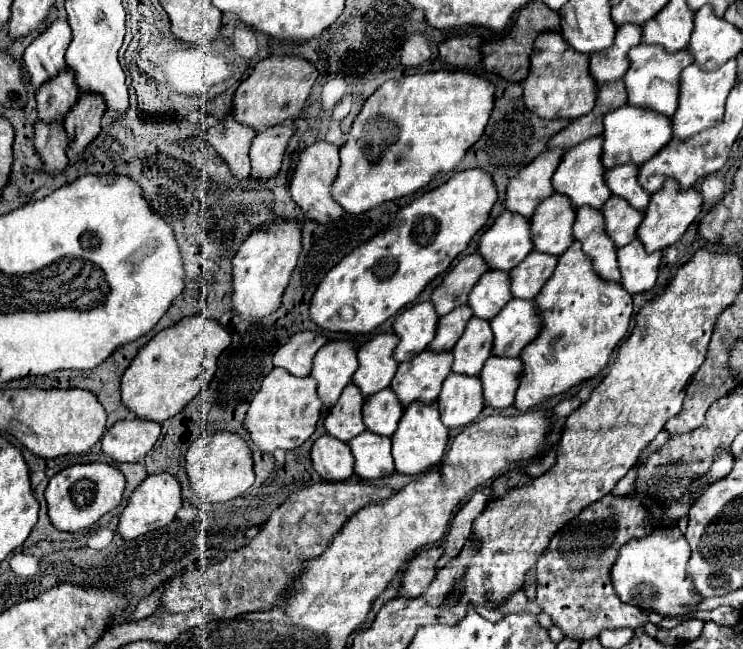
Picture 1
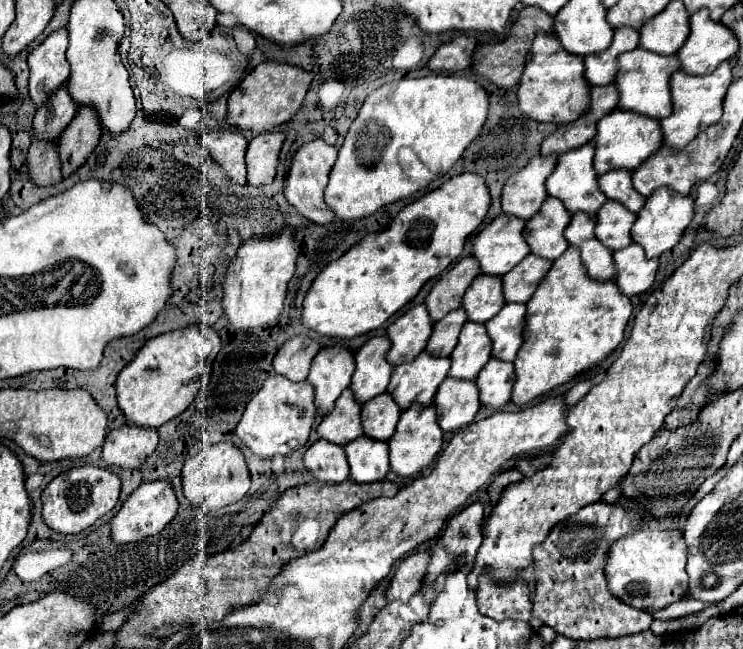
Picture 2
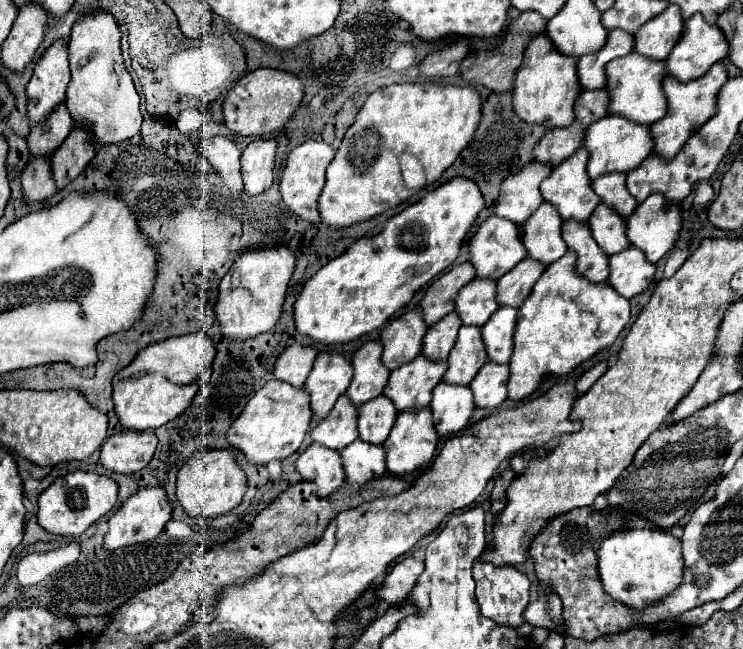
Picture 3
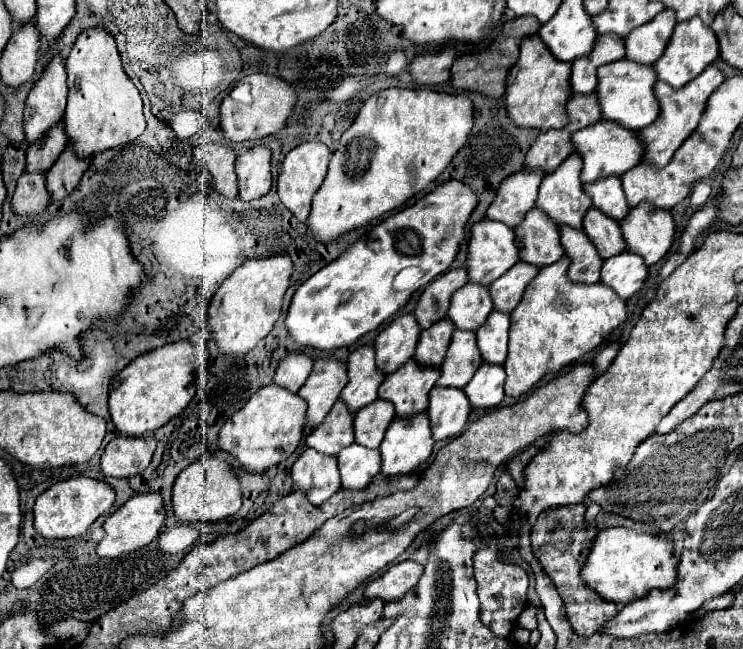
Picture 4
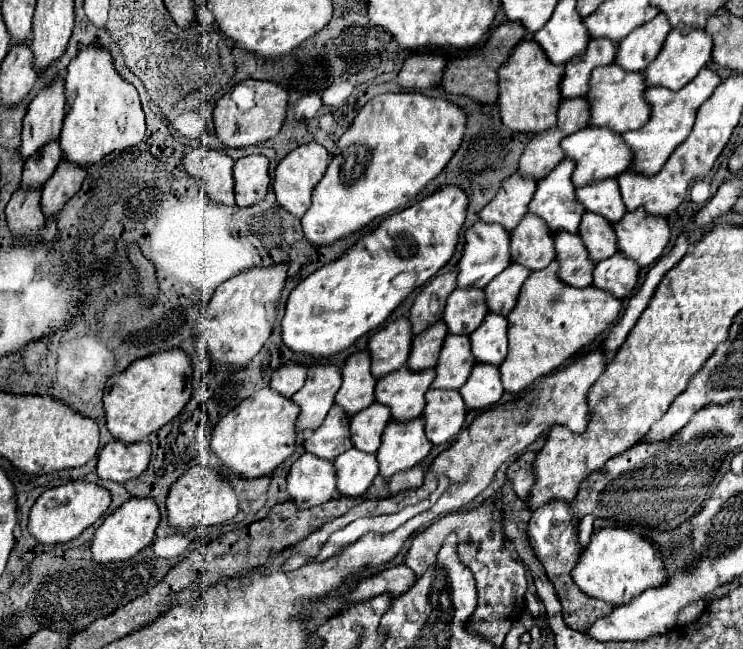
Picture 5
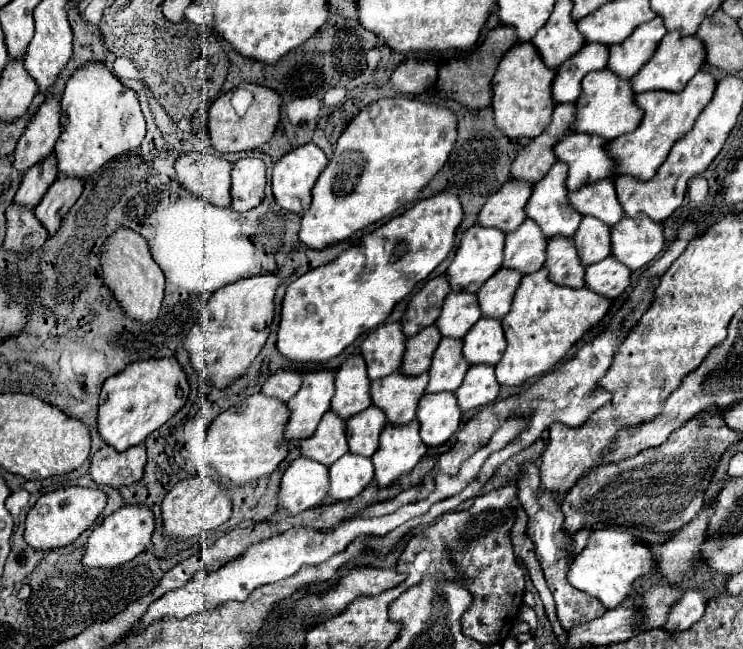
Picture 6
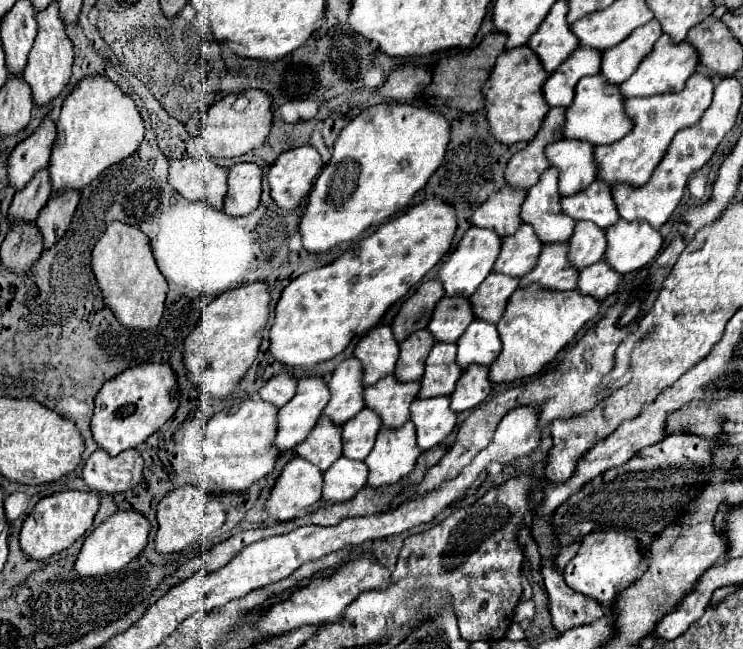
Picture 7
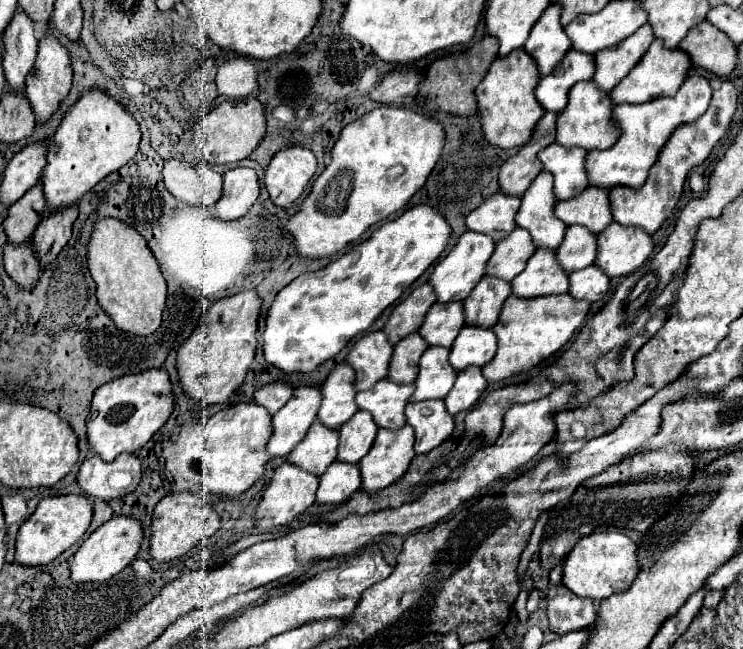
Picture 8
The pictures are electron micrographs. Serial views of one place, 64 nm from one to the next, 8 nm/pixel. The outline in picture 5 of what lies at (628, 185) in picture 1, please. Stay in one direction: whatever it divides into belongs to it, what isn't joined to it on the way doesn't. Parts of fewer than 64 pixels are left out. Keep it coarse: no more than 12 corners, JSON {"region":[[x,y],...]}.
{"region":[[616,178],[576,190],[586,208],[618,222],[624,202]]}

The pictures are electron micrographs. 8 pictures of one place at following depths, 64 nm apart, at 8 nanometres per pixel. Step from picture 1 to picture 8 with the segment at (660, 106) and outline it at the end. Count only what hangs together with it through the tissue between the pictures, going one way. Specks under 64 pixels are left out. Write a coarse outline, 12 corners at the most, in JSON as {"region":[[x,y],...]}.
{"region":[[592,80],[568,92],[556,144],[604,150],[614,144],[608,92]]}

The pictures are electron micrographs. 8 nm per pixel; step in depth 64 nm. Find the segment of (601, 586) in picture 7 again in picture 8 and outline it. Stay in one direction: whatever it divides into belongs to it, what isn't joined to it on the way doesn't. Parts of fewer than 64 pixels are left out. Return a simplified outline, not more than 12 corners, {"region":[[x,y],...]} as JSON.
{"region":[[594,531],[564,558],[562,584],[580,598],[624,592],[636,542]]}

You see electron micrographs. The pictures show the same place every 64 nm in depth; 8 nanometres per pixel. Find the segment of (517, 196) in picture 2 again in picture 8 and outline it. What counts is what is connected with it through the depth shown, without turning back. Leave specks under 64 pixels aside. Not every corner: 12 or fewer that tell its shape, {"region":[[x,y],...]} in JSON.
{"region":[[496,192],[466,228],[500,242],[516,228],[518,198]]}

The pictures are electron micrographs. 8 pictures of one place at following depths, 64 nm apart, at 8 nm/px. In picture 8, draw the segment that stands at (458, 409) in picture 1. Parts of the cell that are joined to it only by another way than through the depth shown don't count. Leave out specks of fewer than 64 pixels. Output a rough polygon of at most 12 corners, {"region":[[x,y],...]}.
{"region":[[442,400],[406,406],[416,454],[452,436],[454,418]]}

